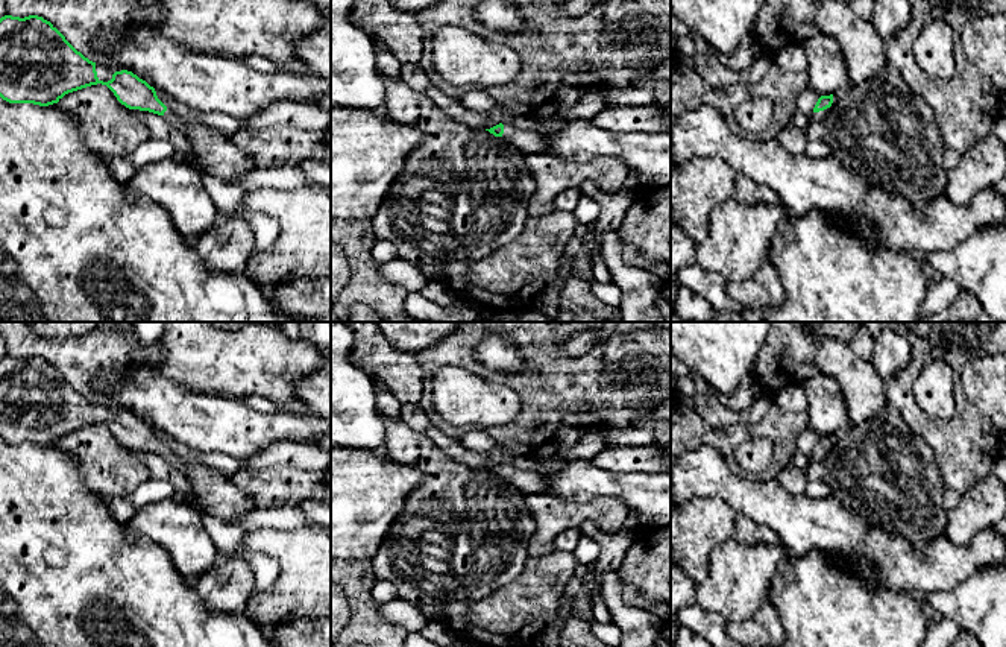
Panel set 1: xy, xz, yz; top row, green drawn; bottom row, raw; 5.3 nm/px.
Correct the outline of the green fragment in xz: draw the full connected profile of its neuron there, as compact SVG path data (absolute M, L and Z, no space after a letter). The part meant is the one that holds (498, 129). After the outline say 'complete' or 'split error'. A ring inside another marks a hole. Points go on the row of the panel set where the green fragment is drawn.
M496 125L490 129L486 129L495 137L502 137L507 143L514 146L517 150L527 155L546 153L548 140L536 131L522 131L511 125Z; split error

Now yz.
M833 94L830 96L821 96L813 108L813 118L815 120L819 120L819 122L824 122L825 117L828 115L830 112L830 106L833 103Z; split error

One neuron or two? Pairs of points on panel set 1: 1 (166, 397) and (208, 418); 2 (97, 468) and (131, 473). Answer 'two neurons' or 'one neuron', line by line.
1: one neuron
2: one neuron

